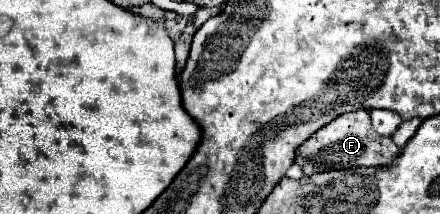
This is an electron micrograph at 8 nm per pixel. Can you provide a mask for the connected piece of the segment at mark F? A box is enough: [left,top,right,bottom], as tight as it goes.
[297,110,401,176]

